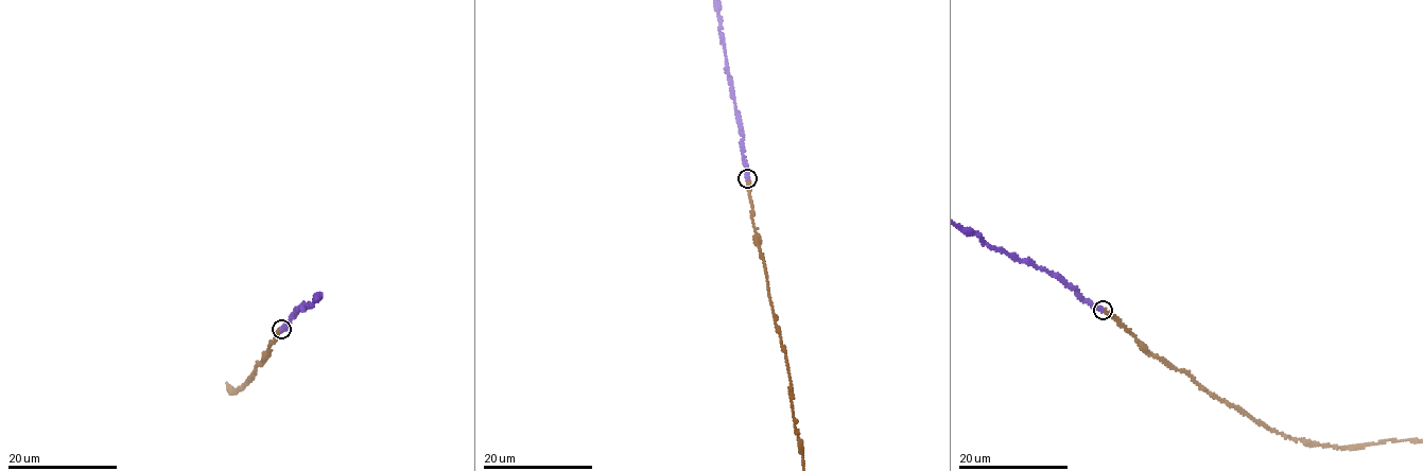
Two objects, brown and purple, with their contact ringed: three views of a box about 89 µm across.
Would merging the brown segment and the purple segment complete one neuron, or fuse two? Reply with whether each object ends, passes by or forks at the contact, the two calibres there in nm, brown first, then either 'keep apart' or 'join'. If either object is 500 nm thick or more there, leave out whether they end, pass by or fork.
brown ends | purple ends | 300/340 nm | join

